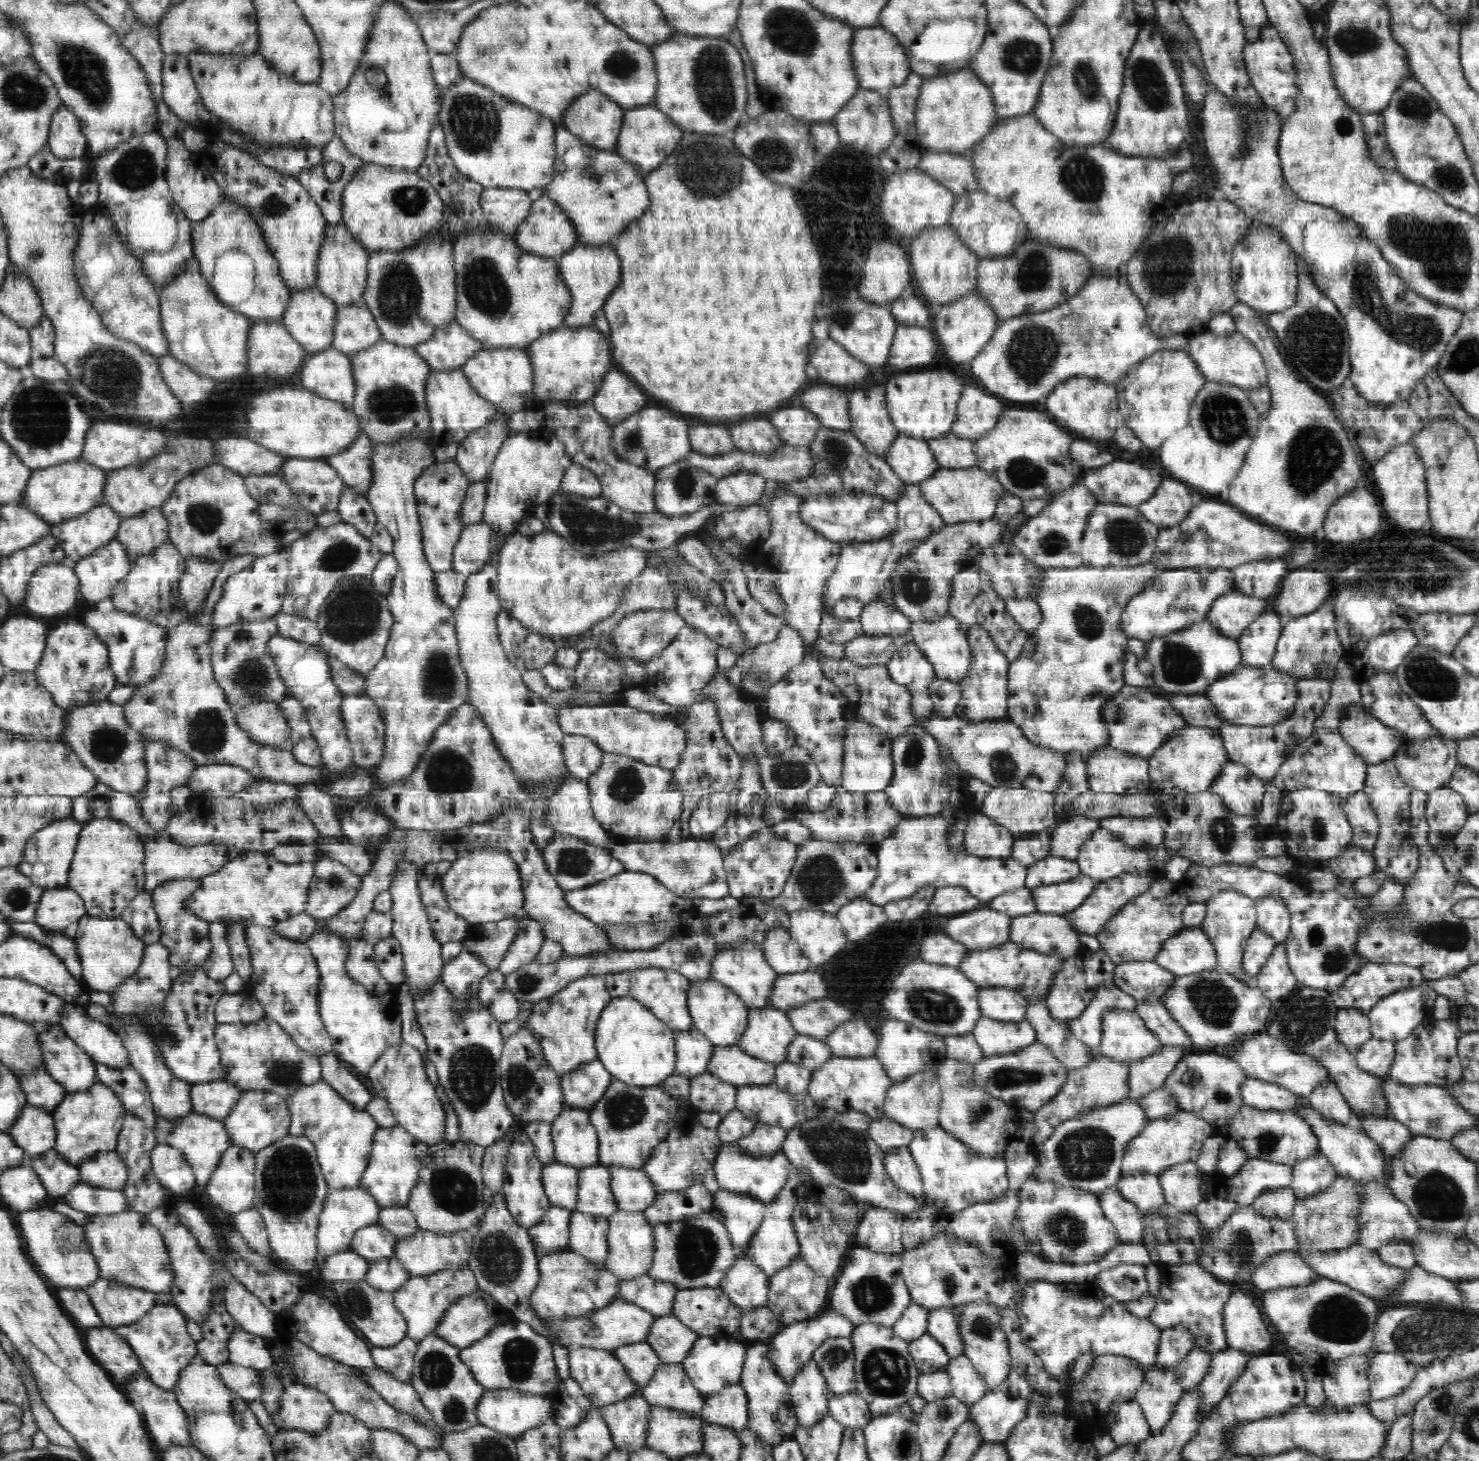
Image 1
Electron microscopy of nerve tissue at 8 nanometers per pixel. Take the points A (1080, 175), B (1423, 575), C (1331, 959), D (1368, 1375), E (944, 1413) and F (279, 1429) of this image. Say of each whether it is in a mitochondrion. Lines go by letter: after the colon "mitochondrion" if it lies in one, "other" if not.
A: mitochondrion
B: mitochondrion
C: mitochondrion
D: other
E: other
F: other

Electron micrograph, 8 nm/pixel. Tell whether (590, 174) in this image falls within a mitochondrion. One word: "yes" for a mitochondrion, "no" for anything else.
yes

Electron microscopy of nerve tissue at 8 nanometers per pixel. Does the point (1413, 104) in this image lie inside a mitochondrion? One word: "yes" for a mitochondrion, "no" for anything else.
yes

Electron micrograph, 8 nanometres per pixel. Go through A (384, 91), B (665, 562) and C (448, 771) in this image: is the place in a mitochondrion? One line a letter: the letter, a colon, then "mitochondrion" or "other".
A: other
B: other
C: mitochondrion

